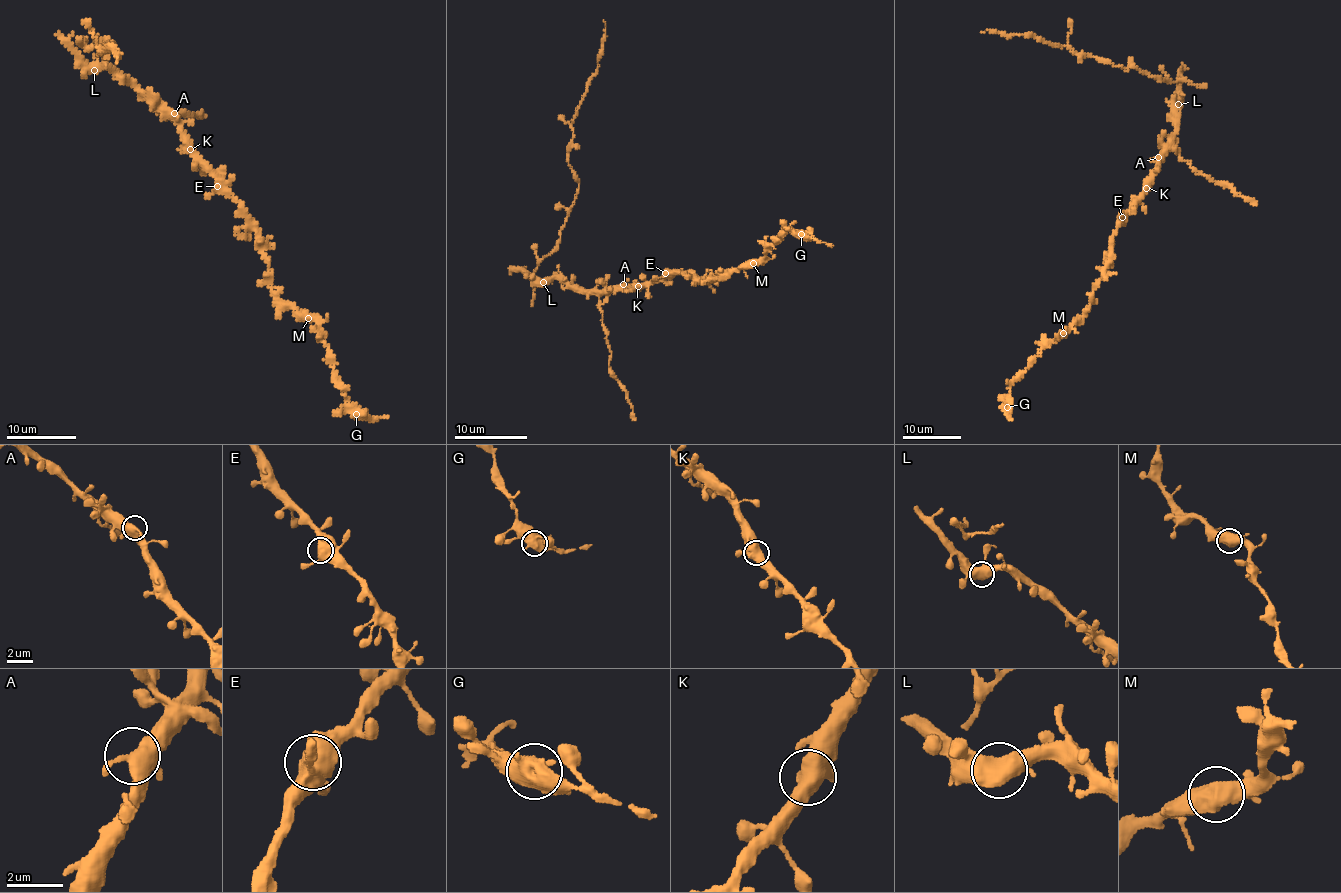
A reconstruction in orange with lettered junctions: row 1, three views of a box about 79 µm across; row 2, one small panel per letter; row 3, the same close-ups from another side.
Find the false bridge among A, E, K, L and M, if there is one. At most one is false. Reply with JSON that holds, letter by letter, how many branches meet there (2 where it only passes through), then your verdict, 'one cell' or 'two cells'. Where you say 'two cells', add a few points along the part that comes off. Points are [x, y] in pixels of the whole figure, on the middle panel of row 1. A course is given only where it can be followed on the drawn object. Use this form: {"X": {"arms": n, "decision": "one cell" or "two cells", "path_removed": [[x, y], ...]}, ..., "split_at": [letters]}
{"A": {"arms": 3, "decision": "one cell"}, "E": {"arms": 2, "decision": "one cell"}, "K": {"arms": 2, "decision": "one cell"}, "L": {"arms": 4, "decision": "one cell"}, "M": {"arms": 2, "decision": "one cell"}, "split_at": []}

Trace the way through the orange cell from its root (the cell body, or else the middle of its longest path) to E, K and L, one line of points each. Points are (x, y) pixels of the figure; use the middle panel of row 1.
E: (617, 290), (627, 291), (646, 286), (665, 273)
K: (617, 290), (638, 286)
L: (617, 290), (587, 292), (556, 279), (543, 282)

